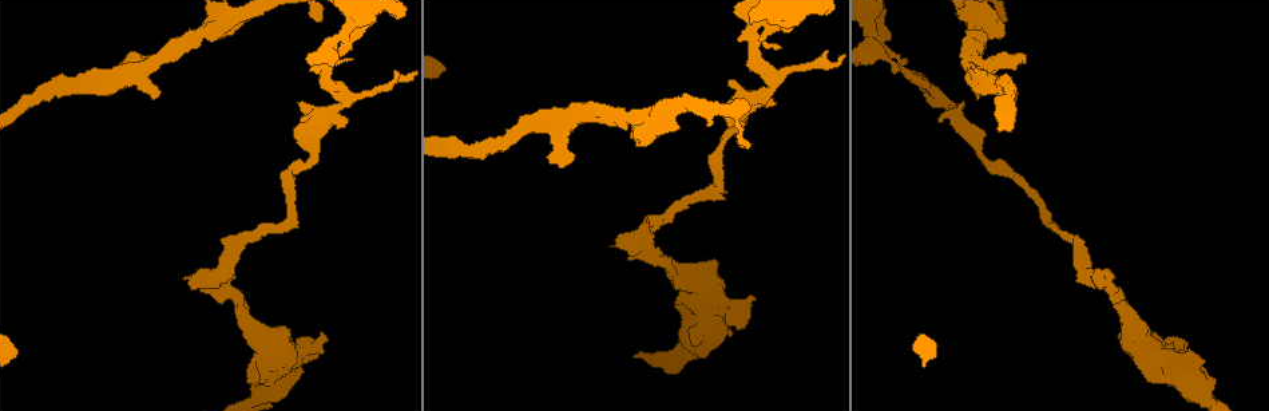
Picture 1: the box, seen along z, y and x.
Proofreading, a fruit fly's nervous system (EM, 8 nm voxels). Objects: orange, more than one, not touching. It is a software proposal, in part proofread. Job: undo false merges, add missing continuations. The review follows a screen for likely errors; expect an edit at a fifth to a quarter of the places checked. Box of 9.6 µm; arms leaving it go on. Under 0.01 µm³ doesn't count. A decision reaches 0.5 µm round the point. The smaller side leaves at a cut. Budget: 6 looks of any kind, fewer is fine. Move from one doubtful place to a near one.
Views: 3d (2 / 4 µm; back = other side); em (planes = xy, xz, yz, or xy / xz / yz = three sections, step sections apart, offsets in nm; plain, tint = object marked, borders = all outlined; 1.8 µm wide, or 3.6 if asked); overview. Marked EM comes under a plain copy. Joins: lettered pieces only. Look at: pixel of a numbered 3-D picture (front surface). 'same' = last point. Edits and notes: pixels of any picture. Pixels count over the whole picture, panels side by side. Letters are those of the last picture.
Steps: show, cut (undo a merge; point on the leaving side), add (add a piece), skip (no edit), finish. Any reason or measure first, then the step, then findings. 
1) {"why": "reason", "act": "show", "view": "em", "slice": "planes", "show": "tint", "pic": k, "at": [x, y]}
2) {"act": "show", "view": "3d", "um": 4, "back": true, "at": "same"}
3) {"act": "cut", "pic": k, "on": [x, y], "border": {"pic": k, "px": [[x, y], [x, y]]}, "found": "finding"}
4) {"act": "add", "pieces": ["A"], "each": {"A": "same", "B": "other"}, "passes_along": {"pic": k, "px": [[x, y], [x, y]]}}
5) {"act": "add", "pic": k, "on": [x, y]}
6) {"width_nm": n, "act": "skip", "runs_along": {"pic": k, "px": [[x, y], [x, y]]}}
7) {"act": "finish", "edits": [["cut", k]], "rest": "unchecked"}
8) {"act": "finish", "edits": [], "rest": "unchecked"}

{"act": "show", "view": "3d", "um": 2, "pic": 1, "at": [444, 68]}

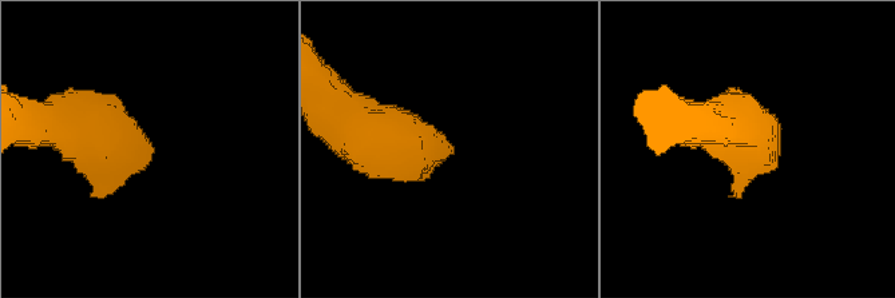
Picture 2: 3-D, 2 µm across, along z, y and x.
{"act": "show", "view": "em", "um": 3.6, "slice": "planes", "show": "borders", "pic": 2, "at": [755, 157]}

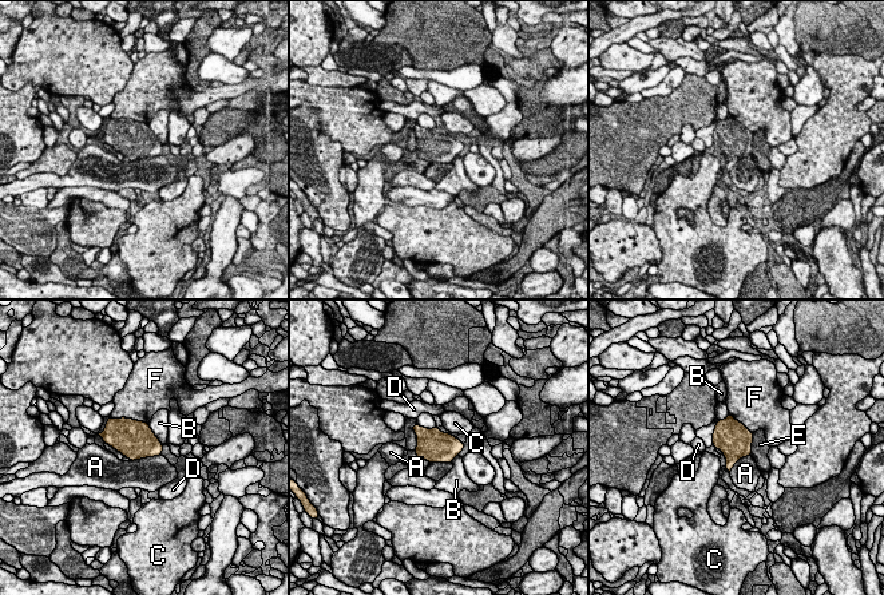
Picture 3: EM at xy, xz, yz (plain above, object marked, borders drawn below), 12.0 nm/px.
{"act": "skip", "each": {"A": "other", "B": "other", "C": "other", "D": "other", "E": "other", "F": "other"}, "border": {"pic": 3, "px": [[161, 453], [130, 461]]}, "found": "no lettered piece goes on from it"}

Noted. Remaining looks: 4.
{"why": "an open end", "act": "show", "view": "3d", "um": 2, "pic": 1, "at": [559, 168]}

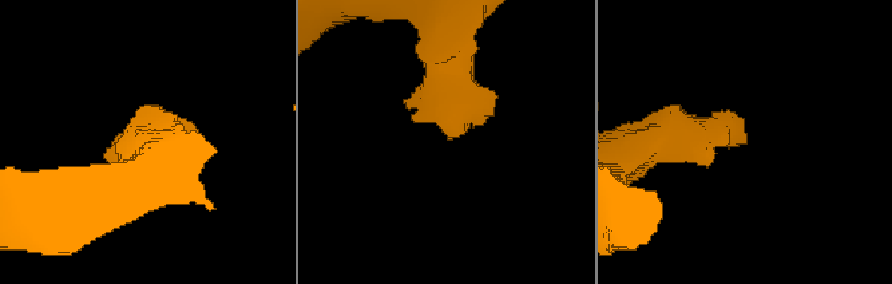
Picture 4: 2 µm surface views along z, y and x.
{"why": "need the tissue", "act": "show", "view": "em", "slice": "planes", "show": "borders", "pic": 4, "at": [450, 140]}

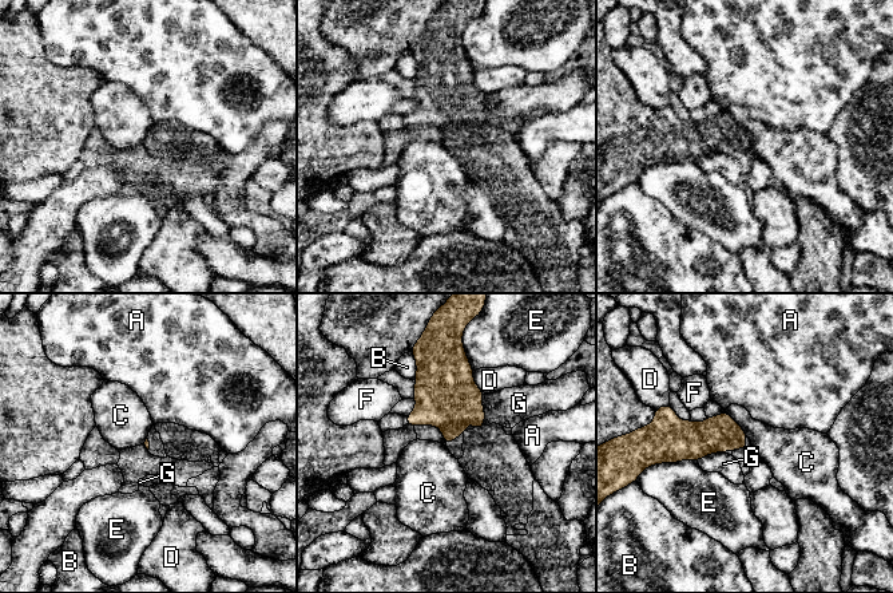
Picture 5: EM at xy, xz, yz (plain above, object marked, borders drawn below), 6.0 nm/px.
{"longest_contact_nm": ["E", 260], "act": "skip", "each": {"A": "other", "B": "other", "C": "other", "D": "other", "E": "other", "F": "other", "G": "other"}, "found": "none of them fits"}

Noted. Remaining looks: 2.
{"why": "sudden change in width", "act": "show", "view": "em", "um": 3.6, "slice": "yz", "step": 4, "show": "tint", "pic": 1, "at": [311, 348]}

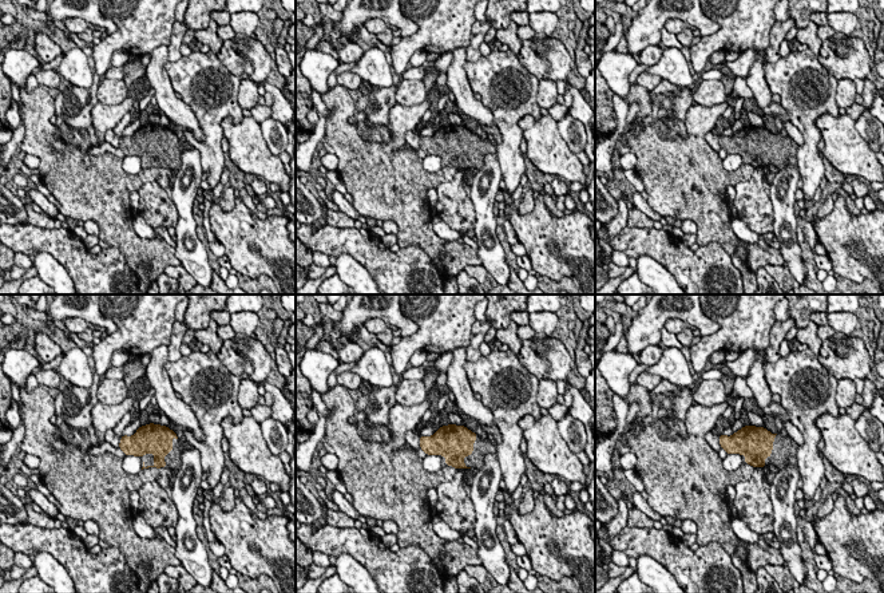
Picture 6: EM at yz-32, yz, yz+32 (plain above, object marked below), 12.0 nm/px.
{"act": "show", "view": "em", "um": 3.6, "slice": "planes", "show": "borders", "at": "same"}

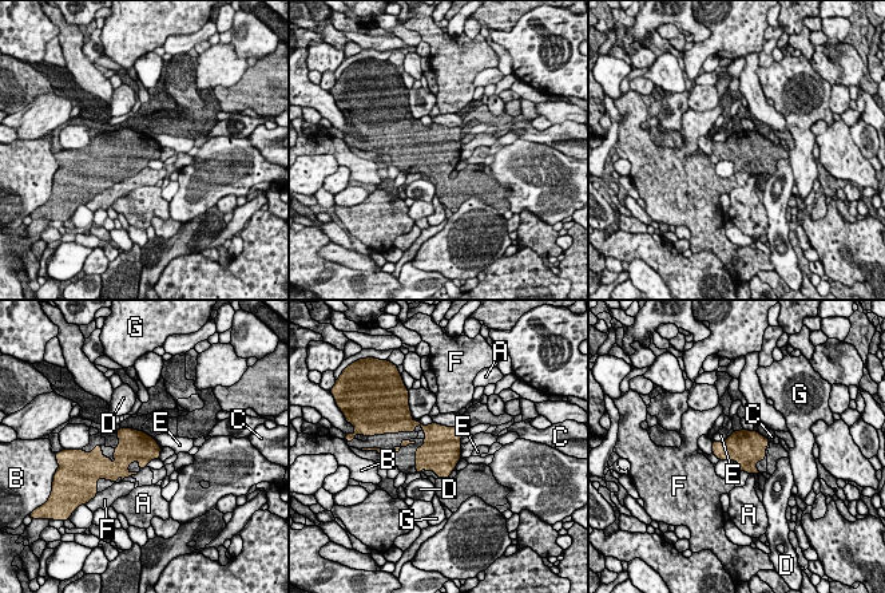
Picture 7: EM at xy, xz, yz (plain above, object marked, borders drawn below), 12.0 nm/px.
{"longest_contact_nm": ["E", 180], "act": "skip", "each": {"A": "other", "B": "other", "C": "other", "D": "other", "E": "other", "F": "other", "G": "other"}, "border": {"pic": 7, "px": [[727, 437], [723, 441], [714, 441]]}, "found": "continuous, no second neuron"}

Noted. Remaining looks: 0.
{"act": "finish", "edits": [], "rest": "unchecked"}

